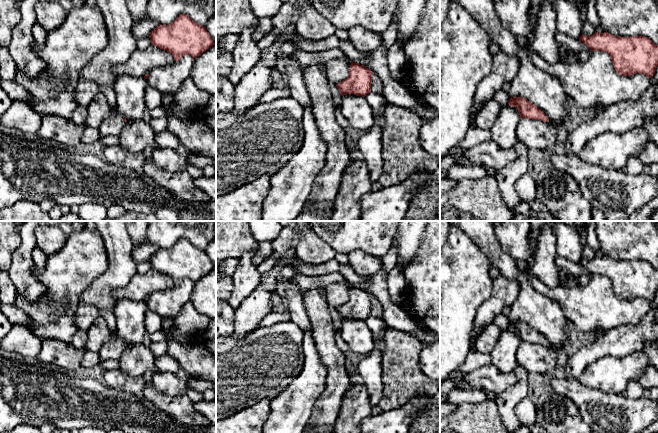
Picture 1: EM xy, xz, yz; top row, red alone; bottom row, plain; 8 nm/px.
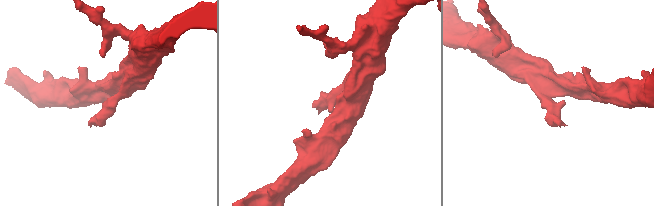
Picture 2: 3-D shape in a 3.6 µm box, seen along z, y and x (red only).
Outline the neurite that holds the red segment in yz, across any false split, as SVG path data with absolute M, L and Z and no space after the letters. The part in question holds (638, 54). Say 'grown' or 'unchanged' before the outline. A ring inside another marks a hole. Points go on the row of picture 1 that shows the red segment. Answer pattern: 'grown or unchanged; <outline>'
unchanged; M595 32L591 36L582 34L579 40L590 51L608 53L619 75L640 73L651 78L658 66L658 45L645 36L621 37Z

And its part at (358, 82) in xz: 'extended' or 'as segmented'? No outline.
as segmented

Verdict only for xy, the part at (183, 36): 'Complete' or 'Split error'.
Complete

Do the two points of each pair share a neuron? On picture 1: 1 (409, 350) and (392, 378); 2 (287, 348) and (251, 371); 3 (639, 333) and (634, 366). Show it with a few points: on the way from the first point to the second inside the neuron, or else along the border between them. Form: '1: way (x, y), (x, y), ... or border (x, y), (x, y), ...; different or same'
1: way (402, 357), (400, 359), (399, 371); same
2: way (278, 351), (260, 366); same
3: border (641, 350), (631, 352), (622, 357), (613, 357); different

